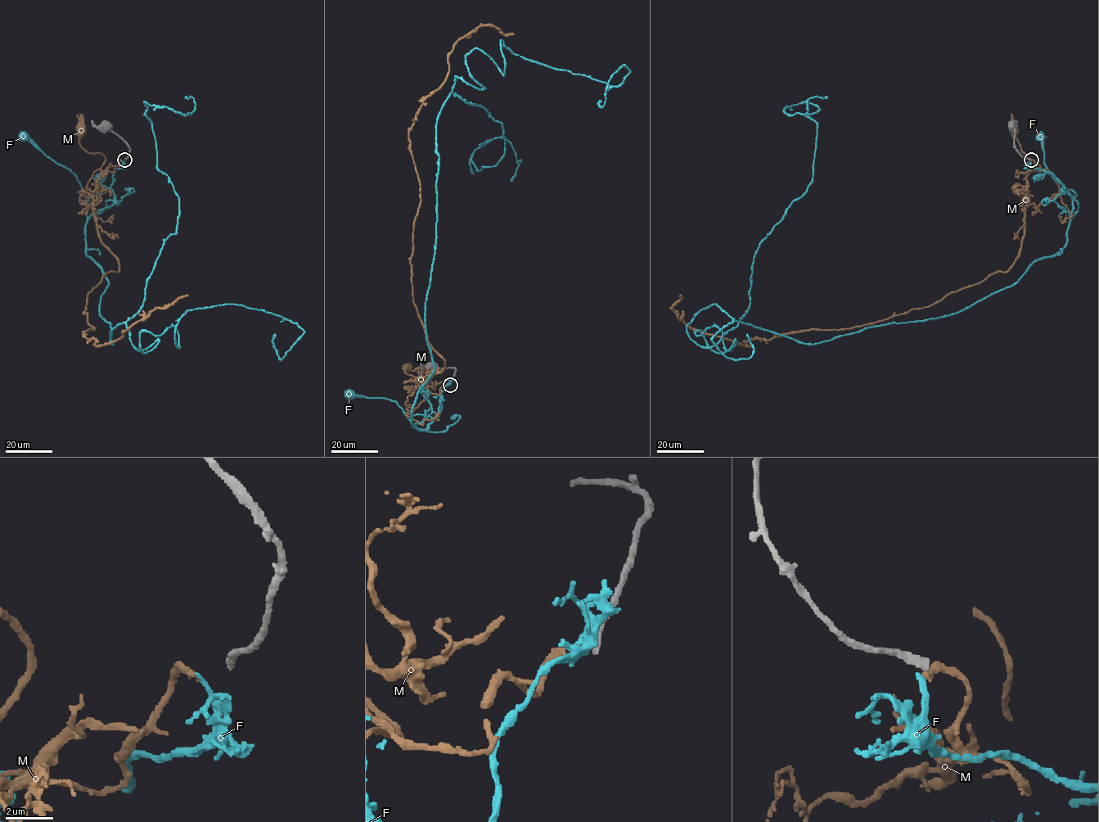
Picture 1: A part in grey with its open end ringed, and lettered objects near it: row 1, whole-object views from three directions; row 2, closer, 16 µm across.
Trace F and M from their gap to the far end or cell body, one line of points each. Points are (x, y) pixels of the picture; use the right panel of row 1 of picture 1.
F: (1030, 160), (1032, 168), (1049, 171), (1076, 195), (1072, 197), (1045, 167), (1043, 135), (1040, 136)
M: (1030, 160), (1041, 171), (1037, 171), (1040, 165), (1038, 157), (1021, 150), (1014, 128)

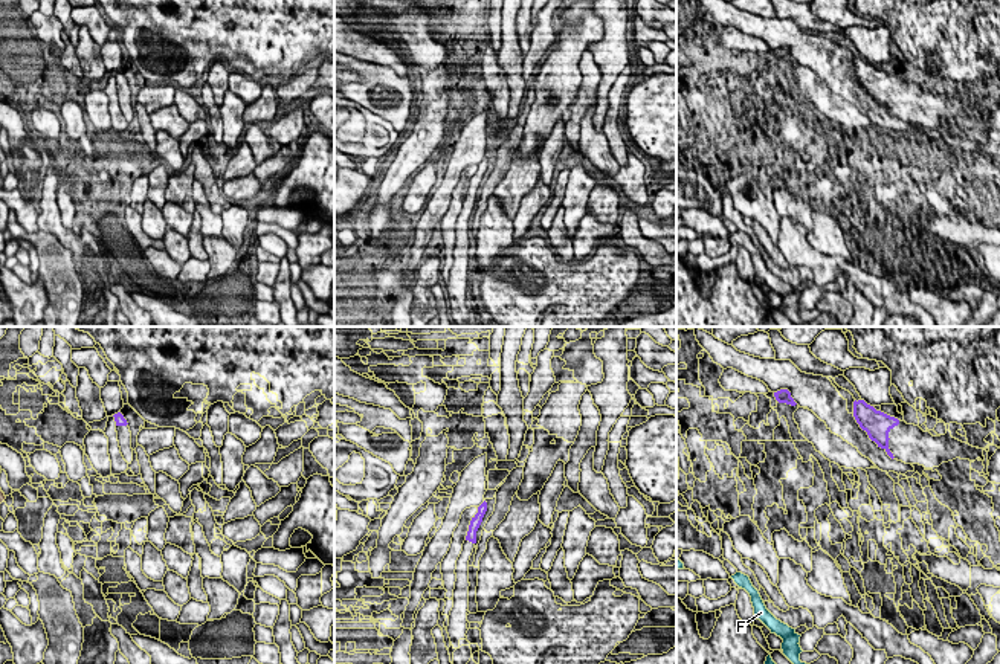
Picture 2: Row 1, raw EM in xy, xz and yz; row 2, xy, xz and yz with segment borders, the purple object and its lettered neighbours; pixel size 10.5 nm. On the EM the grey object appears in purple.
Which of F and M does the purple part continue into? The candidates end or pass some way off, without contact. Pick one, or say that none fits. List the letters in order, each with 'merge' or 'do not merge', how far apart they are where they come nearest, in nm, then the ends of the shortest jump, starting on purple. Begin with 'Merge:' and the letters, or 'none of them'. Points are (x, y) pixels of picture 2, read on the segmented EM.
Merge: none of them
F: do not merge | 1850 nm | yz (779, 402), (741, 573)
M: do not merge | 1400 nm | xy (116, 425), (3, 493)

